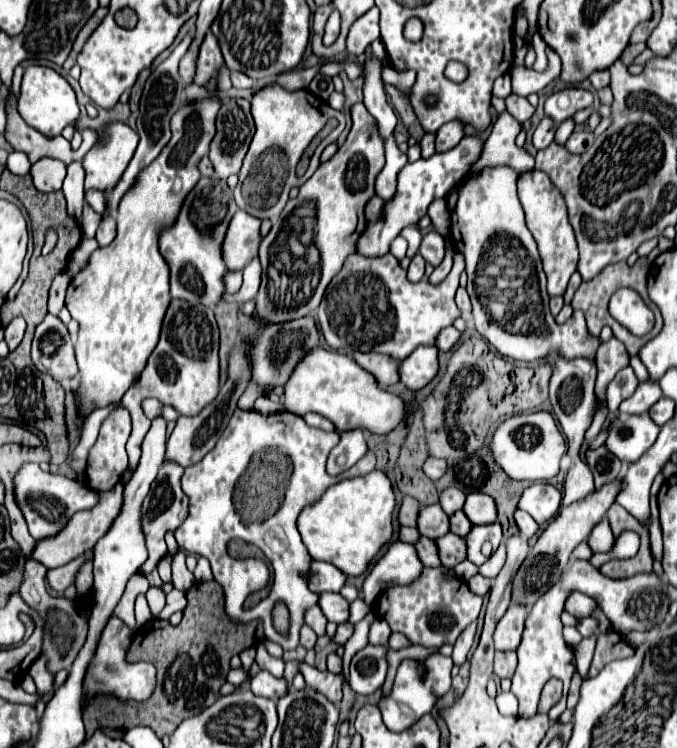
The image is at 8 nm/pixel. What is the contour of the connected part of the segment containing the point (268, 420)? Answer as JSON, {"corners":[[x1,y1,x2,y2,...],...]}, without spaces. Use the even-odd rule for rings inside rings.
{"corners":[[237,409,229,421,225,433,221,435,219,443,215,445,215,449,211,449,199,463,195,463,195,467,185,467,185,473,181,479,181,487,183,487,185,495,189,495,191,505,189,505,187,519,175,529,177,545,187,553,197,553,197,555,207,557,211,561,214,579,224,590,225,611,231,623,247,623,253,619,261,619,265,625,265,637,279,643,283,649,295,649,299,645,299,629,303,625,303,613,307,607,317,605,317,595,307,589,307,579,303,577,303,573,309,573,311,555,307,553,307,549,301,541,301,535,295,527,295,521,297,521,301,509,307,503,313,503,315,499,319,499,329,485,339,483,339,481,349,479,349,477,367,475,375,469,375,455,373,455,373,451,367,451,349,471,345,471,337,477,327,475,325,461,327,461,329,449,333,449,337,445,337,441,339,441,339,437,335,431,327,433,327,431,319,431,315,427,307,427,307,423,299,415,289,413,289,411,279,411,273,415,261,415,257,411],[271,449,275,449,279,455,287,457,287,465,293,465,293,473,285,485,285,493,281,495,281,499,279,499,279,495,273,493,273,505,267,505,267,489,269,489,269,473,271,473],[231,539,243,539,247,543,255,543,259,549,263,549,265,557,269,559,269,563,273,567,273,583,271,583,269,597,263,599,259,605,255,605,255,609,249,609,249,611,235,609,235,585,233,585,233,559,235,558,232,558,227,552,227,545],[279,601,283,601,285,607,289,609,289,633,287,635,281,635,273,627,273,607]]}

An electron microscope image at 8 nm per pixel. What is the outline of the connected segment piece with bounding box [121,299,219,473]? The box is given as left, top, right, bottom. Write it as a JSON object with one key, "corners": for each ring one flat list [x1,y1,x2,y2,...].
{"corners":[[173,299,167,307,167,315,163,319,161,337,151,353,145,371,141,373,139,381,123,395,123,407,131,413,132,431,127,443,129,451,129,471,133,473,139,457,141,457,141,443,151,426,151,420,145,417,141,403,149,397,159,399,165,405,173,405,175,411,181,415,197,415,207,403,217,397,219,391,219,329,215,323,215,315,209,307,189,305,187,301]]}

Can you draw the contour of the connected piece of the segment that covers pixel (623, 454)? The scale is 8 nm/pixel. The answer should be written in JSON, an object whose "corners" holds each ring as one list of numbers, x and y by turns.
{"corners":[[649,413,621,415,611,421,605,447,617,459,635,463,655,443,659,429,661,427,651,421]]}

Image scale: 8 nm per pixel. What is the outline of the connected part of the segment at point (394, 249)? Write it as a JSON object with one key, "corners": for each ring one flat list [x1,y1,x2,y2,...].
{"corners":[[397,237,391,241,391,247,389,247,389,253,395,255,395,259,403,259,405,257,405,251,407,251,407,241,403,237]]}

